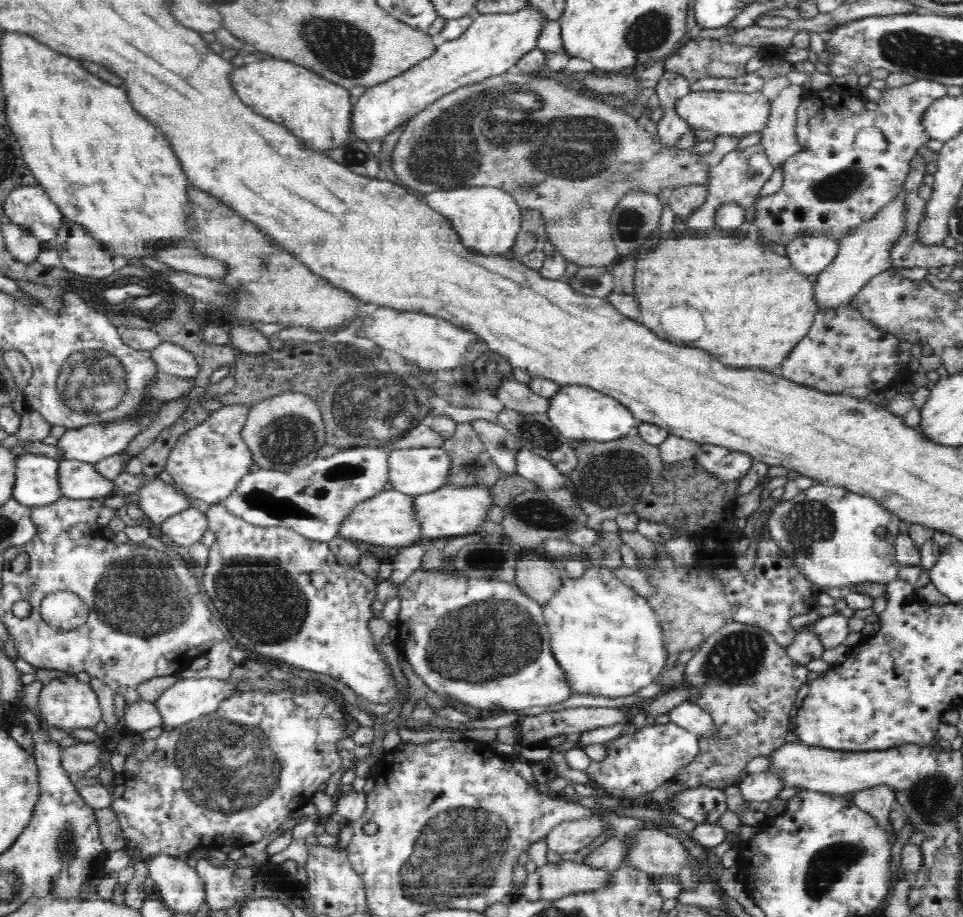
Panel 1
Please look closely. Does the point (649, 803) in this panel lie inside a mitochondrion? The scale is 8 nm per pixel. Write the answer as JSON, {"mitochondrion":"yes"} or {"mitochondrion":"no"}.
{"mitochondrion":"no"}

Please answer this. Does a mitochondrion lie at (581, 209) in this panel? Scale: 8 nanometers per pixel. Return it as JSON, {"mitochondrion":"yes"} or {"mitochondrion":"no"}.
{"mitochondrion":"no"}

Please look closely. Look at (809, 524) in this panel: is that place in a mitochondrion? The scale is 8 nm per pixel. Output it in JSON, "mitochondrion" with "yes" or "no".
{"mitochondrion":"yes"}

